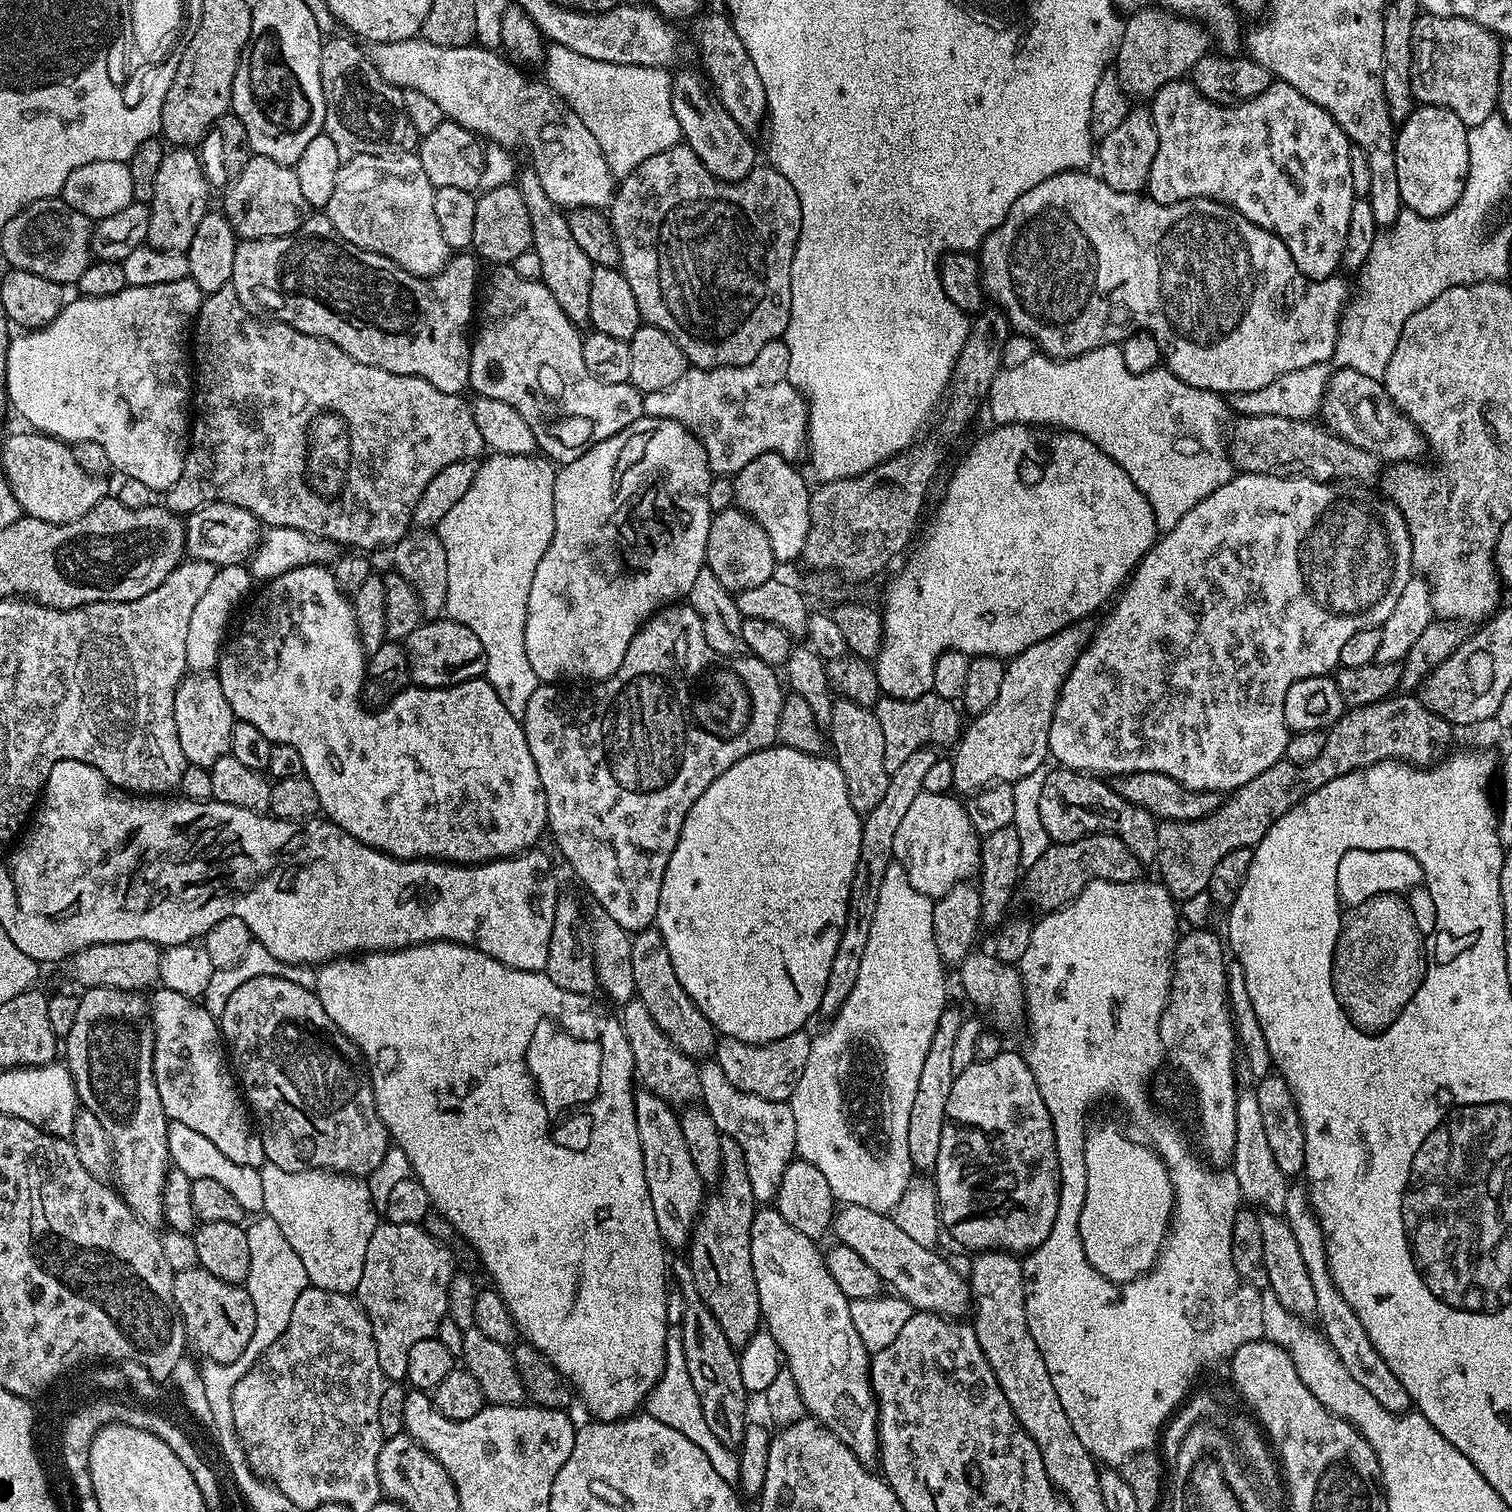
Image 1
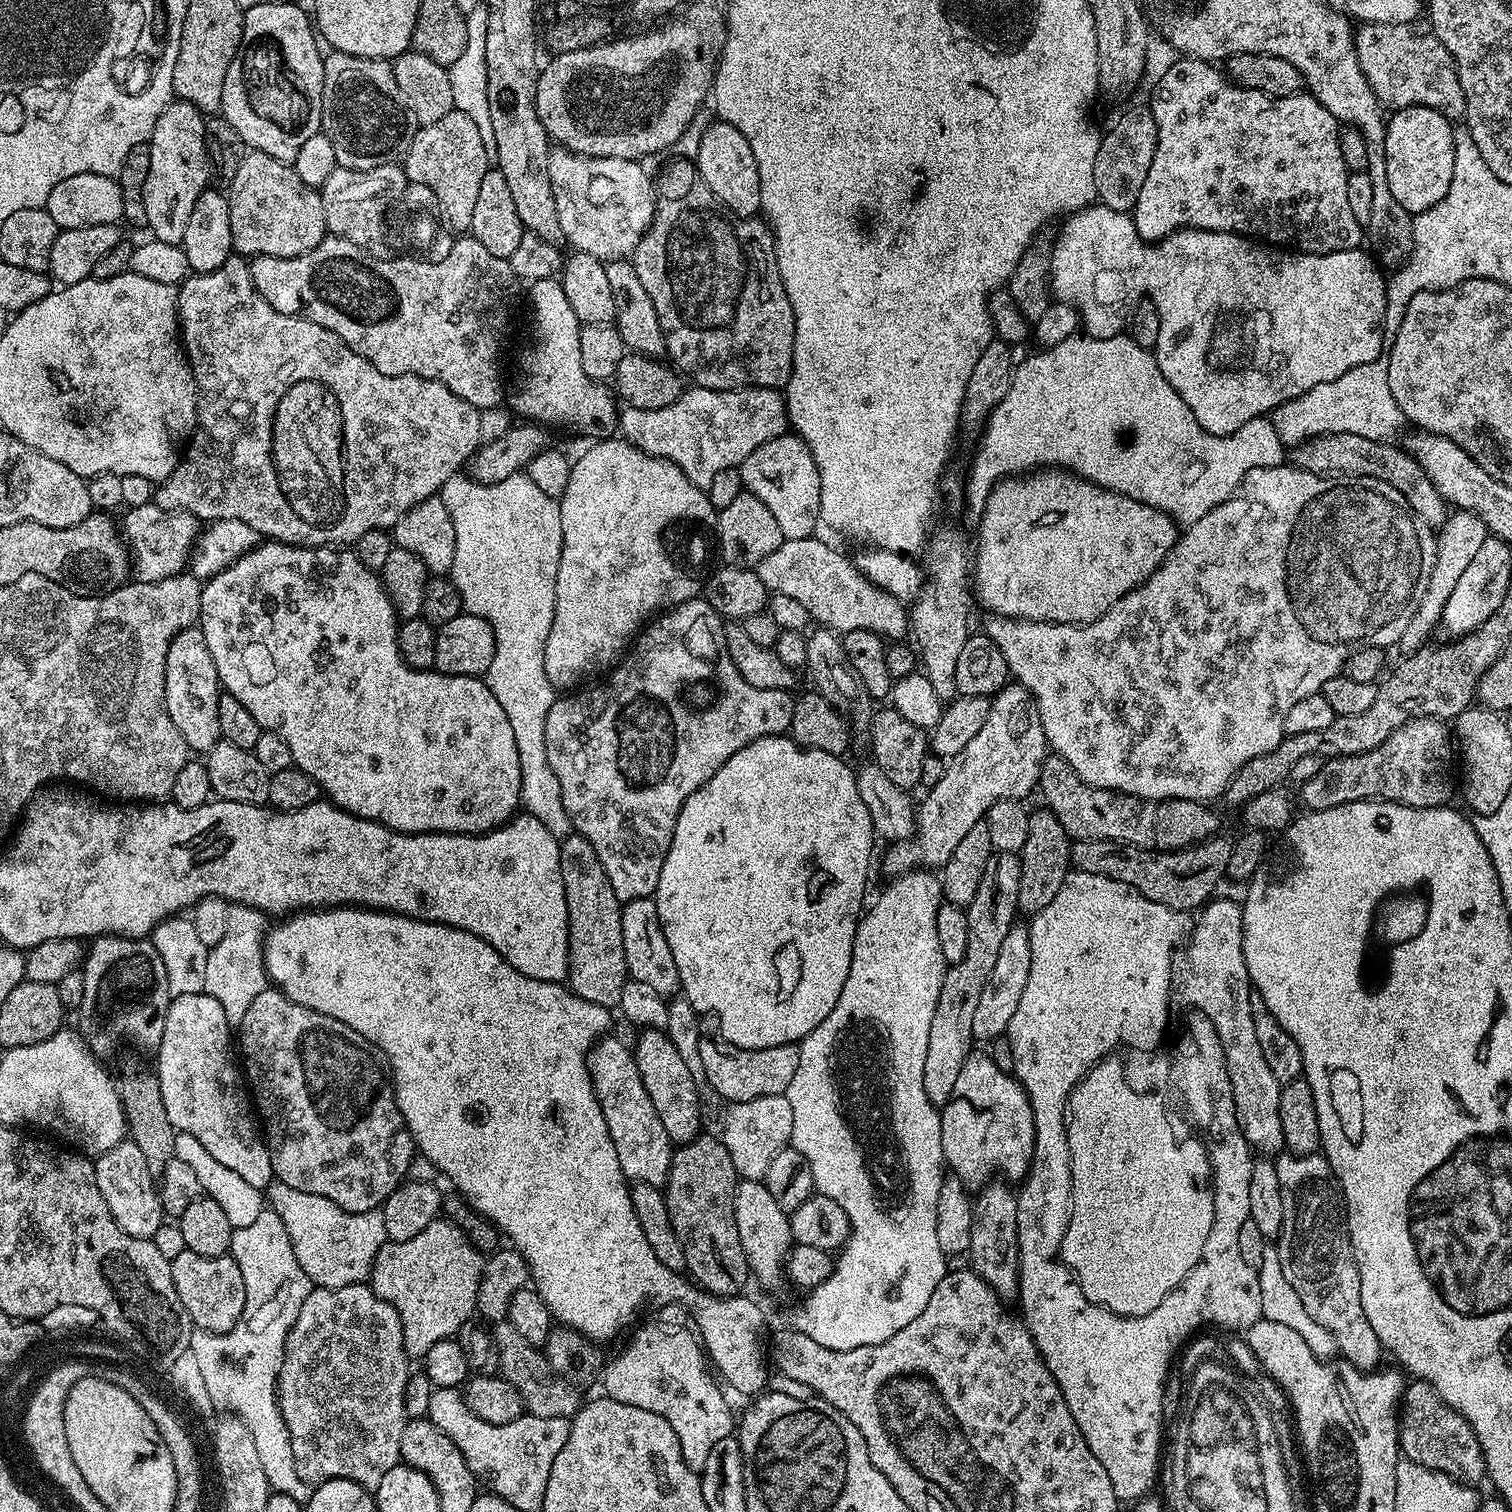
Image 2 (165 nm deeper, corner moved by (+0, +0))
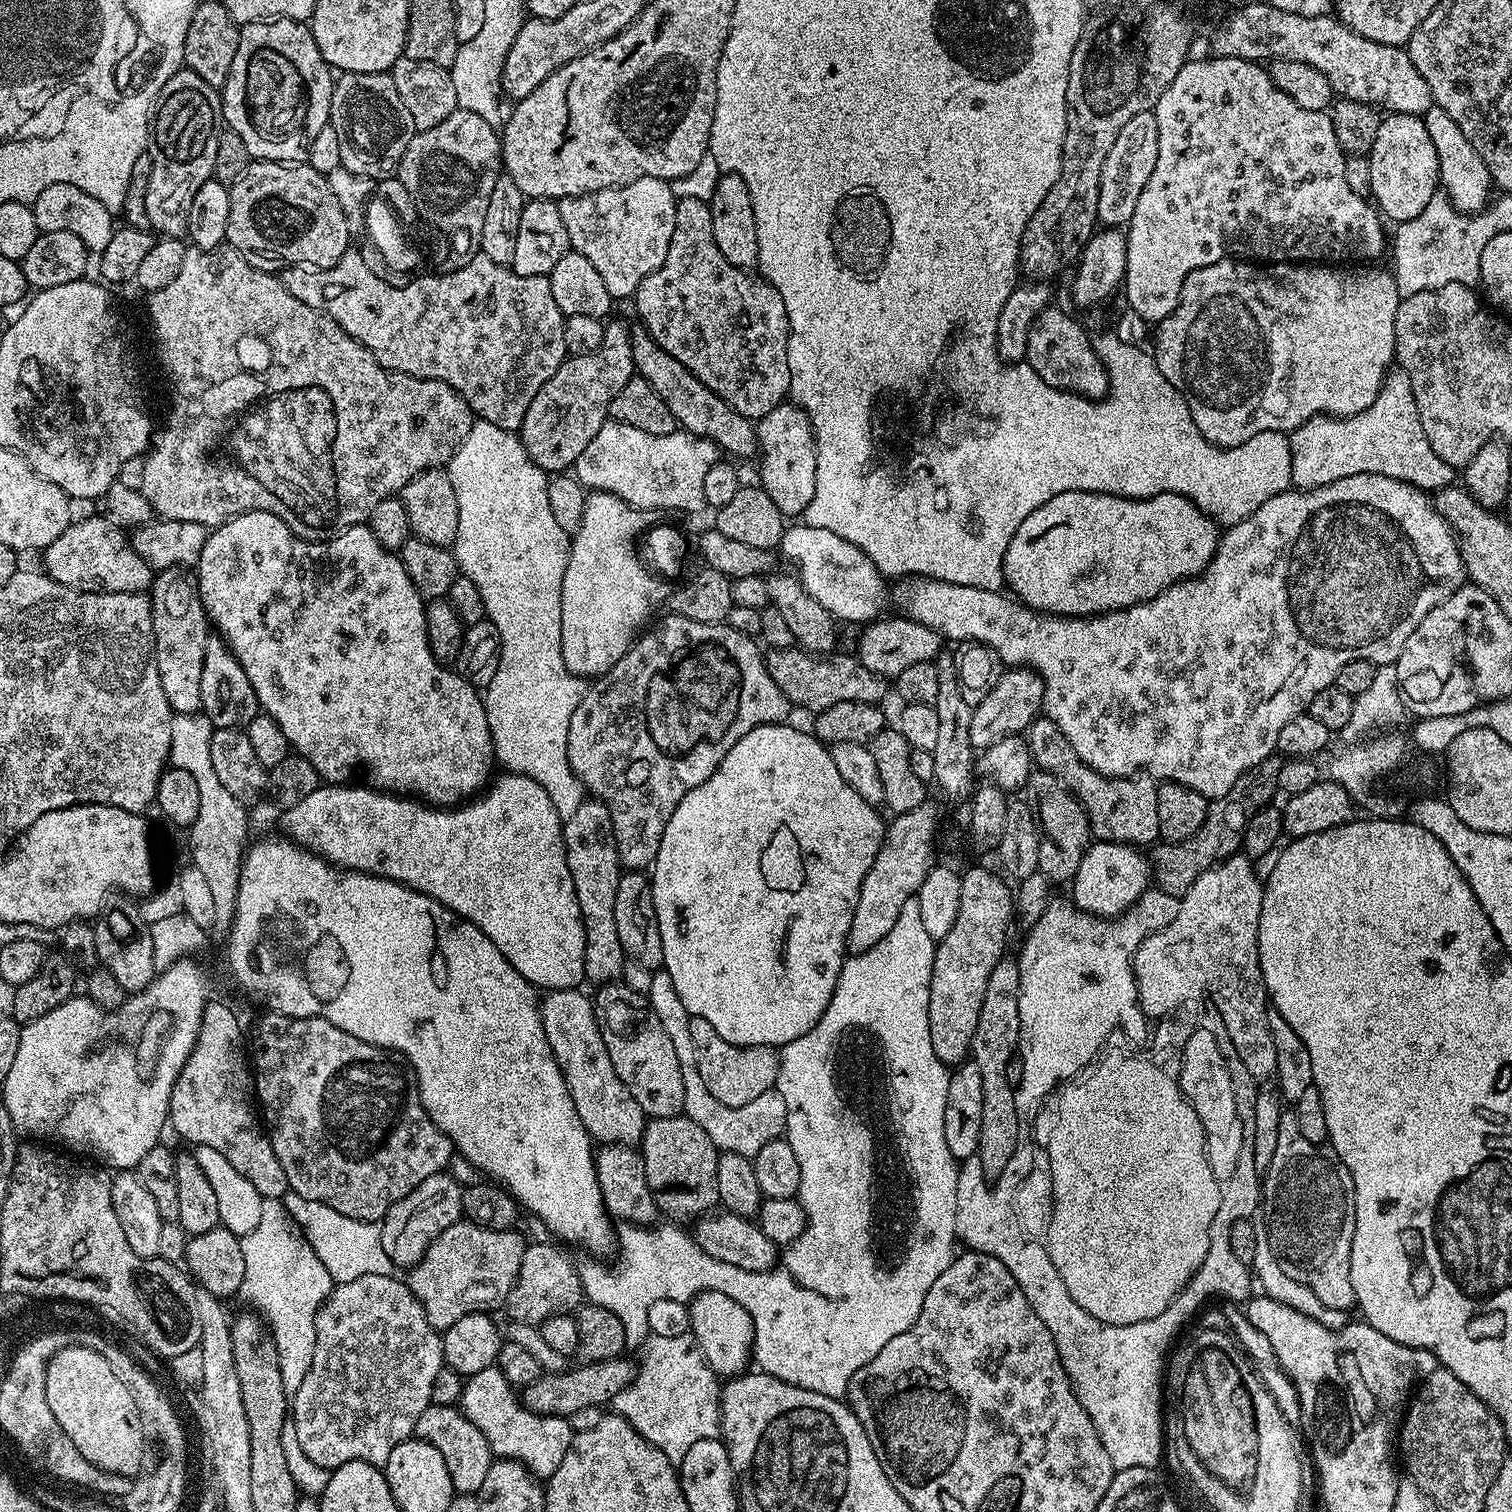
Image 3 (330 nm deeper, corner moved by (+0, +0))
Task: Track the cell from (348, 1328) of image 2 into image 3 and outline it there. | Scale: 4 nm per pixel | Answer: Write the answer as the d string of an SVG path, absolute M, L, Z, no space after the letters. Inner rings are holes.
M366 1274L362 1278L354 1278L354 1282L335 1285L332 1293L324 1299L323 1306L318 1310L314 1322L314 1330L316 1331L314 1358L310 1362L310 1370L306 1370L306 1378L302 1378L302 1386L298 1386L298 1390L291 1397L290 1426L298 1434L298 1443L302 1445L306 1458L310 1458L310 1462L314 1462L320 1468L331 1470L355 1460L383 1466L386 1458L390 1458L390 1450L394 1450L394 1446L398 1446L415 1433L418 1418L422 1418L422 1410L426 1410L428 1405L432 1403L434 1377L438 1375L440 1368L445 1367L444 1341L441 1333L430 1326L430 1322L420 1305L420 1300L414 1298L407 1283L403 1279L396 1279L395 1275Z

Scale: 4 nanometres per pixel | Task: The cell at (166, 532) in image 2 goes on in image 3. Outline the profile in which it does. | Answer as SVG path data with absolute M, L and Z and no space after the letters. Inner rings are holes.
M107 515L88 516L68 525L48 548L43 549L43 571L54 582L79 592L123 592L126 586L151 585L153 569L126 539L125 529Z

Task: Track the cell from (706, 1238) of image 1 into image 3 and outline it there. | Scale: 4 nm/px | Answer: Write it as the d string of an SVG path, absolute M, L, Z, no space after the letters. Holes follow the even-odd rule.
M683 1114L649 1119L644 1126L644 1135L638 1141L638 1151L656 1207L663 1215L664 1212L668 1215L665 1217L676 1222L691 1221L717 1207L718 1149L710 1142L706 1130L698 1126L698 1122Z

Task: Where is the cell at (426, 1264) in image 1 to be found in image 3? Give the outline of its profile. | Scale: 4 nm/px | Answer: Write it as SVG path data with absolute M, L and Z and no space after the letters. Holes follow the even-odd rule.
M457 1222L446 1226L446 1230L442 1230L442 1234L434 1238L434 1242L430 1242L426 1254L422 1254L420 1261L413 1264L407 1273L406 1283L414 1298L420 1300L422 1310L432 1328L443 1330L454 1326L454 1322L458 1322L458 1318L464 1318L466 1314L491 1313L492 1308L498 1307L499 1304L501 1307L507 1301L526 1247L526 1240L518 1233L516 1230L486 1230L477 1224Z

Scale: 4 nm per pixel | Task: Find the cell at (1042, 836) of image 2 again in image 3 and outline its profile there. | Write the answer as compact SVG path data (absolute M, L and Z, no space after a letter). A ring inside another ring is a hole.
M1034 770L1028 776L1023 789L1026 803L1036 819L1036 827L1040 829L1038 842L1038 869L1044 872L1053 882L1071 881L1076 875L1085 852L1090 847L1088 815L1075 796L1061 784L1054 774Z

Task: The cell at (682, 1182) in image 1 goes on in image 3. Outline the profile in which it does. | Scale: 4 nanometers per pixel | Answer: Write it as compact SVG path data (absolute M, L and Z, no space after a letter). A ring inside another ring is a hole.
M557 988L549 991L548 996L539 1001L540 1017L546 1034L546 1042L550 1042L550 1050L558 1062L560 1072L564 1075L566 1090L574 1104L574 1110L582 1122L584 1129L593 1141L604 1144L626 1144L635 1145L640 1137L644 1135L646 1117L644 1112L634 1102L630 1090L614 1074L614 1066L610 1062L610 1054L606 1054L606 1042L602 1042L602 1034L596 1025L596 1015L592 1009L593 1001L583 996L583 991L574 988Z

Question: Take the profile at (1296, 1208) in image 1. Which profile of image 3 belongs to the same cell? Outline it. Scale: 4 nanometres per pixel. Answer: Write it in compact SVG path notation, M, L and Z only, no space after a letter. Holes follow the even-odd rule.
M1284 1110L1280 1113L1278 1122L1278 1146L1274 1150L1274 1158L1270 1158L1270 1166L1262 1174L1262 1215L1264 1217L1263 1231L1268 1234L1270 1250L1274 1250L1274 1258L1278 1258L1278 1266L1282 1266L1294 1282L1302 1282L1302 1286L1310 1286L1314 1294L1321 1302L1326 1302L1334 1310L1348 1312L1356 1304L1354 1286L1350 1282L1350 1250L1352 1249L1352 1239L1354 1238L1354 1226L1356 1225L1356 1199L1354 1198L1354 1178L1350 1178L1350 1170L1338 1158L1338 1154L1327 1143L1315 1144L1308 1139L1302 1138L1302 1129L1298 1126L1298 1118L1295 1111Z

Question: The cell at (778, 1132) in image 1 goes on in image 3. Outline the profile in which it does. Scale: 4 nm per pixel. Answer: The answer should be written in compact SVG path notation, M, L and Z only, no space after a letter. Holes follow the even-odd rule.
M663 970L652 972L650 988L646 993L646 1003L654 1010L658 1022L662 1022L662 1030L670 1034L670 1042L674 1042L674 1054L678 1054L678 1066L682 1074L682 1090L684 1091L683 1115L689 1116L710 1138L710 1142L720 1152L733 1152L746 1157L753 1157L766 1146L766 1142L781 1139L785 1135L786 1102L782 1102L782 1094L775 1090L759 1095L754 1102L746 1102L746 1106L731 1108L706 1090L702 1078L698 1074L698 1066L694 1062L694 1042L690 1042L690 1026L688 1011L682 1006L682 998L674 990L674 982L670 982L670 974Z

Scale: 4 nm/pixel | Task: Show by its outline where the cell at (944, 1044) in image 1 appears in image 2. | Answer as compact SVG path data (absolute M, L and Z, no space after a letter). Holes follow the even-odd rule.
M996 852L990 862L986 862L974 902L970 902L966 909L966 954L962 954L960 961L945 971L942 990L938 994L938 1006L934 1006L934 1018L930 1018L930 1042L926 1042L922 1086L926 1086L926 1098L930 1098L934 1105L942 1106L950 1094L954 1094L962 1062L966 1062L966 1058L974 1051L974 1009L978 1006L982 986L986 986L986 978L990 978L990 969L998 959L998 949L1002 947L1006 934L1017 919L1018 878L1022 878L1019 855L1015 852Z

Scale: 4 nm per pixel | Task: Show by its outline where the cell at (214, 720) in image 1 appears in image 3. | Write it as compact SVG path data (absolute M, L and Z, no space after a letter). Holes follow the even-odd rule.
M187 567L165 568L155 573L150 585L150 599L152 633L156 639L156 665L168 705L176 714L199 713L202 702L202 662L210 635L210 621L204 613L199 583Z

